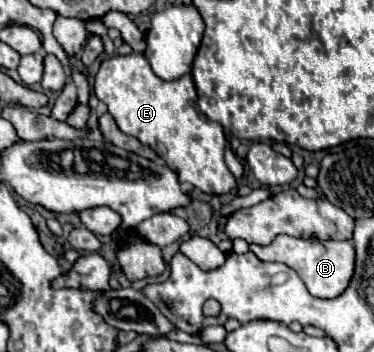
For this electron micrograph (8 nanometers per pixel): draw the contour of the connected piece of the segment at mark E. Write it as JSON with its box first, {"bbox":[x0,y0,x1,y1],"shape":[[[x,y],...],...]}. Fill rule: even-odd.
{"bbox":[94,54,236,194],"shape":[[[114,54],[102,60],[94,92],[108,106],[118,128],[158,152],[180,174],[180,182],[188,182],[206,194],[226,194],[236,188],[236,178],[224,162],[226,138],[222,126],[198,114],[196,88],[190,74],[164,82],[154,74],[144,54]]]}

